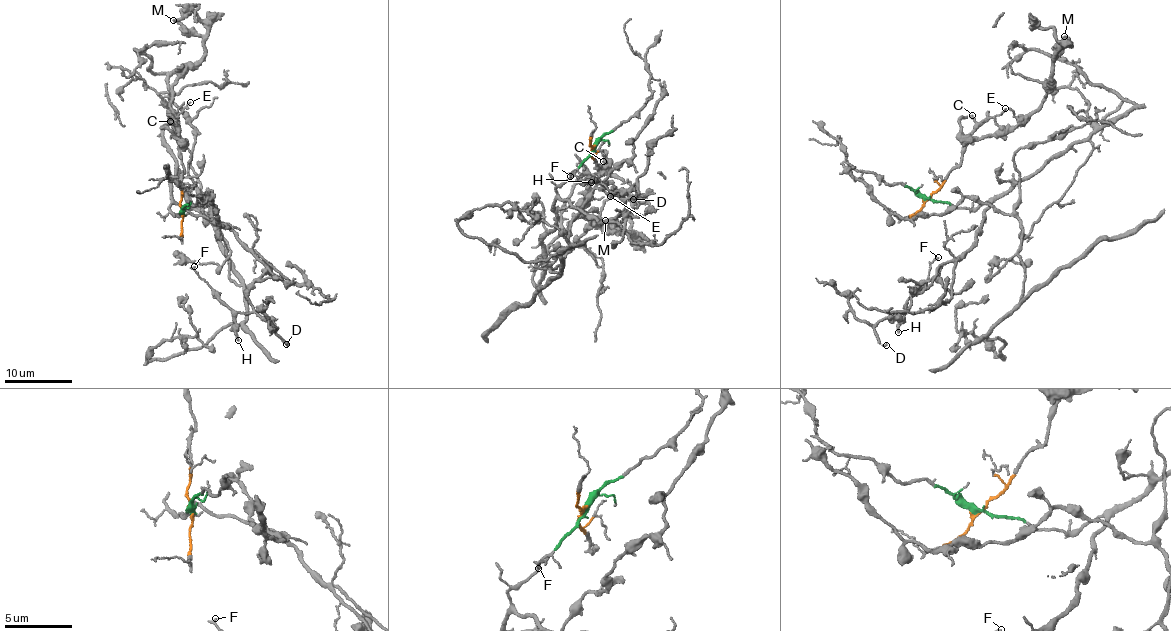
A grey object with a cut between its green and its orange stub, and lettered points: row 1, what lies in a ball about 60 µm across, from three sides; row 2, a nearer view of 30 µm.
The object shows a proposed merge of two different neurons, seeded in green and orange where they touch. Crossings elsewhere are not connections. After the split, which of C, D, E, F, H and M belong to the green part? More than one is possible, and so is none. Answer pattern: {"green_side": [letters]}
{"green_side": ["D", "F", "H"]}

